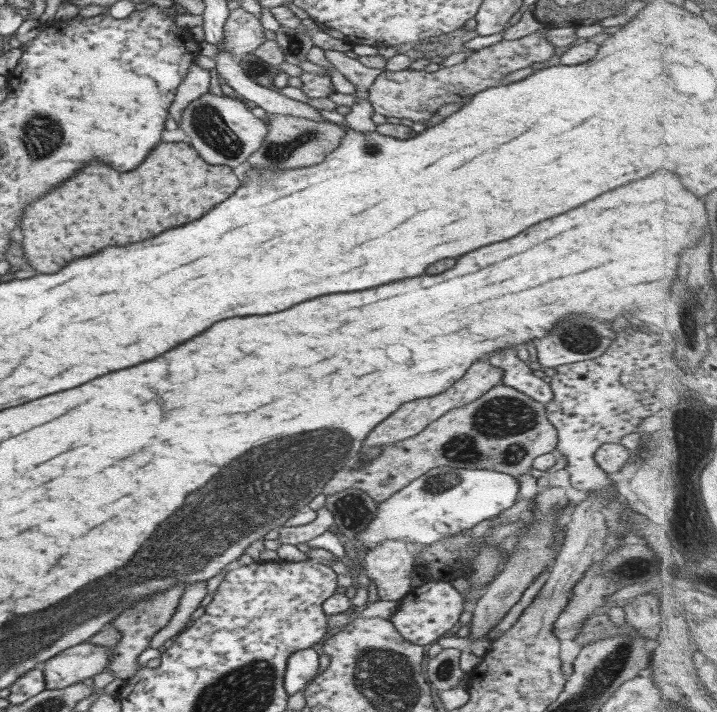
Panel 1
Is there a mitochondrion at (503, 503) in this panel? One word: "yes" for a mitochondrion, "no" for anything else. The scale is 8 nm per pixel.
no

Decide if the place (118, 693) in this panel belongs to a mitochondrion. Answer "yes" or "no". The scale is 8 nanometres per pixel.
no

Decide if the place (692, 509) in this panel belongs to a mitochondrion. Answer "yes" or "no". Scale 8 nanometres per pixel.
yes

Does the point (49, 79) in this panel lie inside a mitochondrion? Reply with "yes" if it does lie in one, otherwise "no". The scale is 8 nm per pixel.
no

